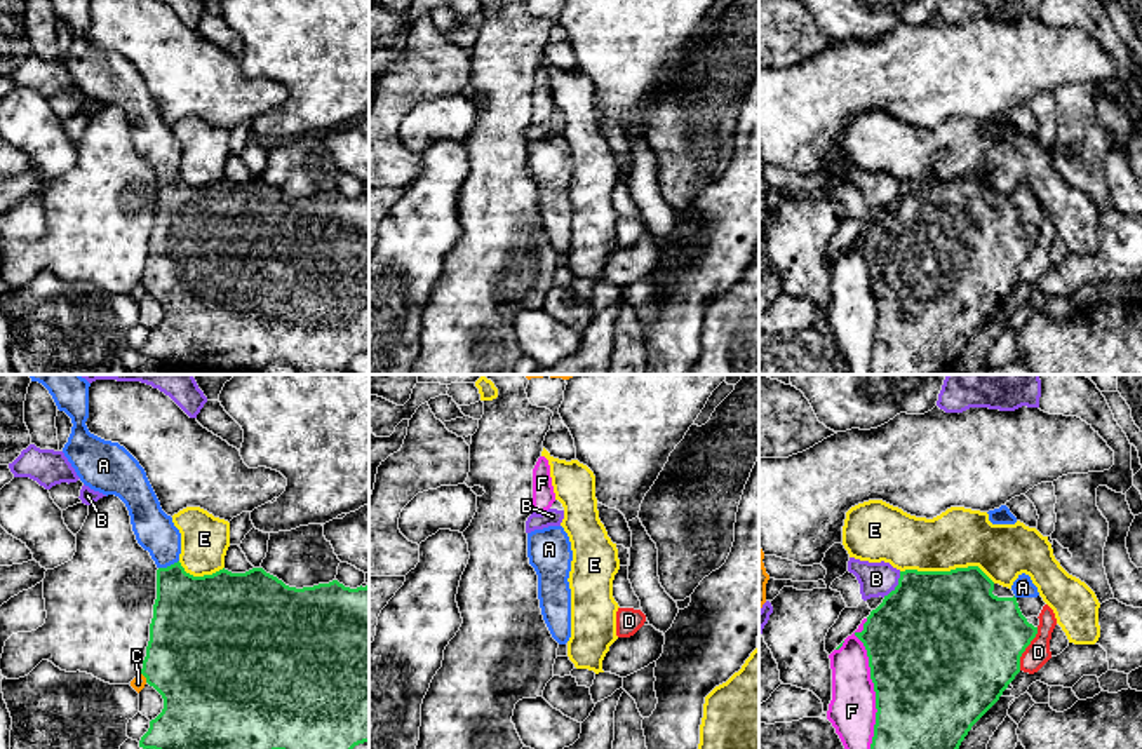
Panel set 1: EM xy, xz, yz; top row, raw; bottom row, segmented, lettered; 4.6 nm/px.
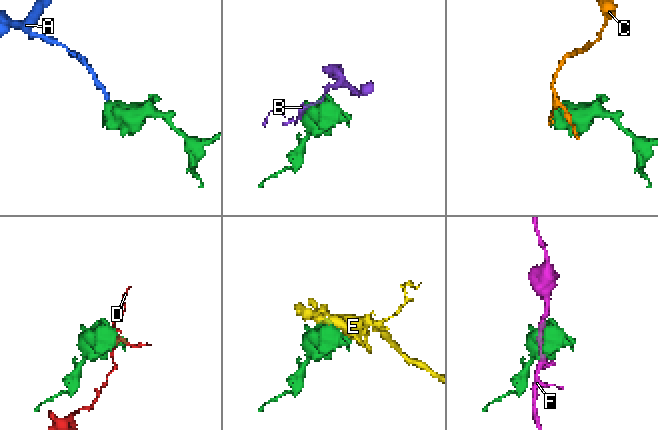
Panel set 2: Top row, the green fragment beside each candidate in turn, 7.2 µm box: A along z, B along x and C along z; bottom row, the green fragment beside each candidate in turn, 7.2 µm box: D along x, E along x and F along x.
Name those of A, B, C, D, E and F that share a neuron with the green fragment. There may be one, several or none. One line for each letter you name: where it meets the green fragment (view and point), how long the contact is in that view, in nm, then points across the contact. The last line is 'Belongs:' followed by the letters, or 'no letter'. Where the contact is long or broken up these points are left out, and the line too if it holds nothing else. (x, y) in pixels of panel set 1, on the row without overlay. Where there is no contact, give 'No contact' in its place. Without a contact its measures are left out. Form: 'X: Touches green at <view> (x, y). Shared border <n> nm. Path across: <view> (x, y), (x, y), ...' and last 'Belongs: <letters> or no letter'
A: Touches green at xy (167, 176). Shared border 100 nm
Belongs: A

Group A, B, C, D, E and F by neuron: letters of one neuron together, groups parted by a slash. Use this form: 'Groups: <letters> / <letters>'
Groups: A / B / C / D / E / F

